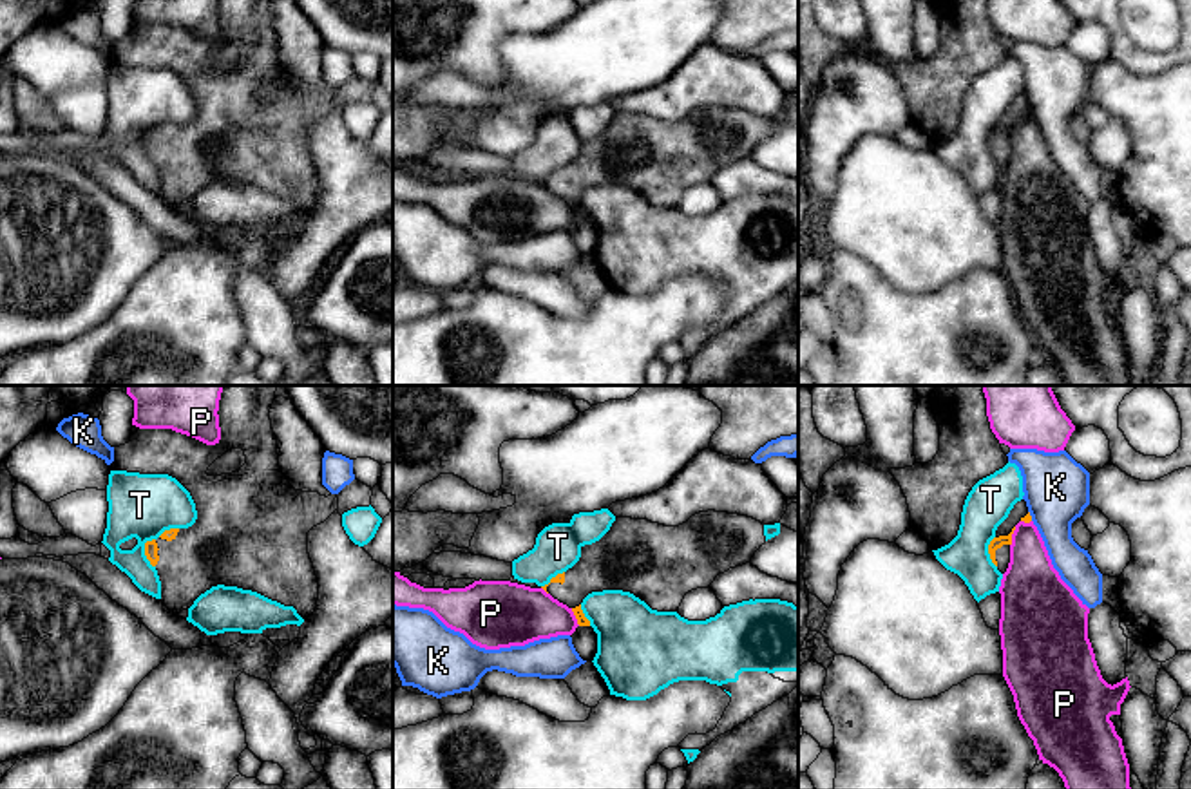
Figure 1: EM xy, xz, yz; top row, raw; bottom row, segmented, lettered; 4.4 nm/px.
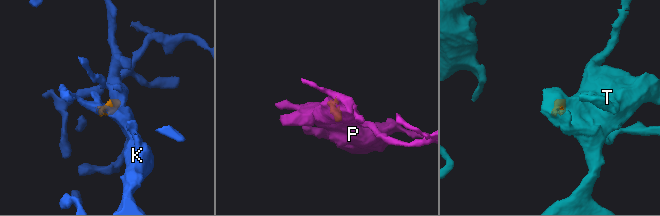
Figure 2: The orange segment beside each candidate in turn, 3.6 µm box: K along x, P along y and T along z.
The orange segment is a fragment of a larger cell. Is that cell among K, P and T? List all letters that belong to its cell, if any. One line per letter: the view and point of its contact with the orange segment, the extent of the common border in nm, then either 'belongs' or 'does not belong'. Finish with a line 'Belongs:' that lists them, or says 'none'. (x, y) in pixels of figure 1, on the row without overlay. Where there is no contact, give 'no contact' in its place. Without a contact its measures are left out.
K: yz (1030, 111) | 50 nm | does not belong
P: yz (1010, 131) | 90 nm | does not belong
T: xy (145, 147) | 140 nm | does not belong
Belongs: none

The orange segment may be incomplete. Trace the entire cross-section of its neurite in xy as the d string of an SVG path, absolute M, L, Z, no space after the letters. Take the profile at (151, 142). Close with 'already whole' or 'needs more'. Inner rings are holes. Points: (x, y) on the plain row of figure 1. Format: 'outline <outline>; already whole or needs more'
outline M219 0L221 34L215 40L206 40L172 24L139 24L132 20L130 36L114 42L110 65L168 69L190 87L195 98L197 114L192 121L165 125L157 134L145 138L145 150L157 165L161 176L161 195L174 208L190 203L212 181L224 179L252 185L284 201L293 201L306 215L319 195L319 177L308 148L308 127L324 118L335 105L342 110L351 103L371 100L373 85L358 74L328 92L319 87L295 85L279 62L270 4L272 0ZM237 42L246 51L246 58L239 65L221 71L206 69L217 52Z; needs more

